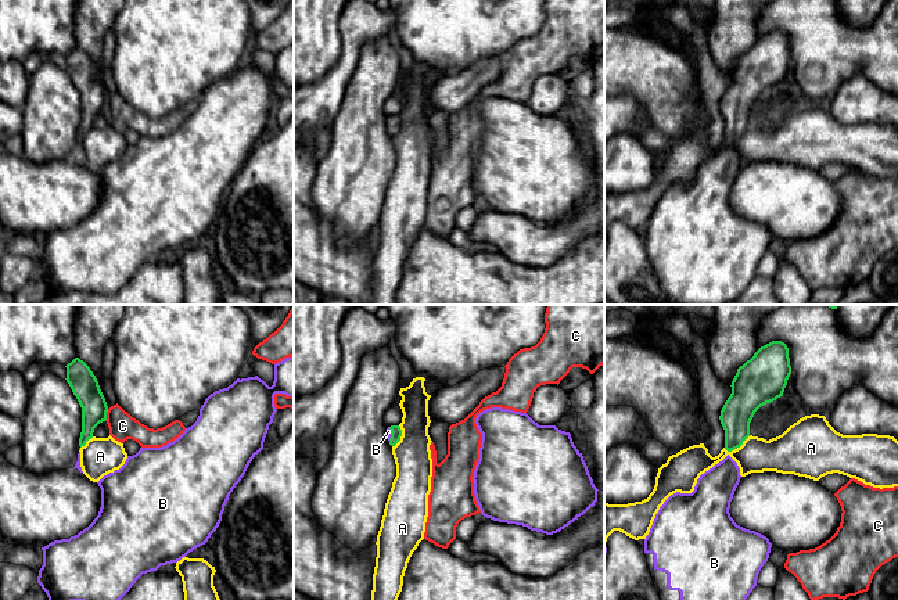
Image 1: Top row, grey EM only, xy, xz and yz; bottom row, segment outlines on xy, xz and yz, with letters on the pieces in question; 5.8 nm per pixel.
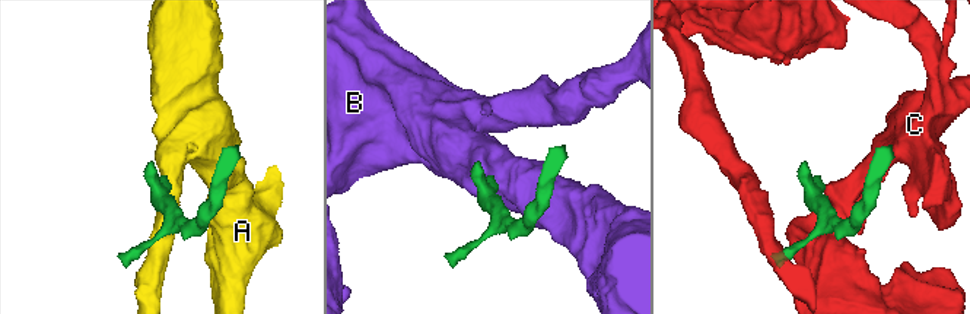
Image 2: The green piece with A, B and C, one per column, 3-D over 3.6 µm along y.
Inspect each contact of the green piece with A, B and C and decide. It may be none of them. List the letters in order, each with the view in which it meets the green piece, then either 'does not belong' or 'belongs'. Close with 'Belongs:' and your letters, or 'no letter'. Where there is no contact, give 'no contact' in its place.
A: yz | does not belong
B: xz | belongs
C: xy | does not belong
Belongs: B

